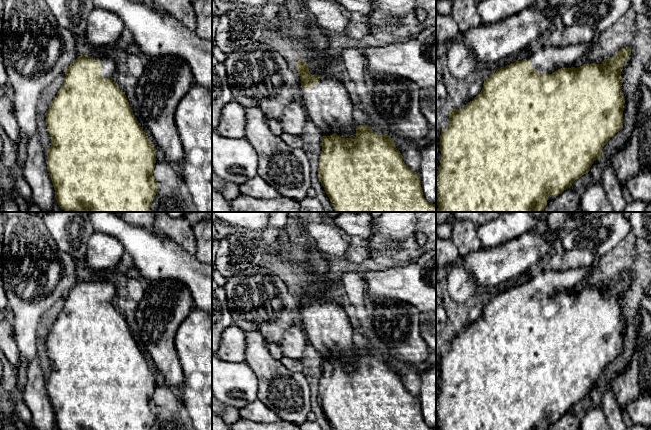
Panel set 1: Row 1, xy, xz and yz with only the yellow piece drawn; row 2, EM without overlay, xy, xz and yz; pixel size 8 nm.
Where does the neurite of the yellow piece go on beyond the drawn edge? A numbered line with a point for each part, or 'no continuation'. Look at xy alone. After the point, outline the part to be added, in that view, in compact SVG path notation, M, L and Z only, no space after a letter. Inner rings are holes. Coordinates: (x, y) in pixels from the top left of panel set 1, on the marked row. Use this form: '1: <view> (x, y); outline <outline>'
1: xy (109, 67); outline M110 57L95 58L96 61L100 61L102 64L102 77L112 78L112 75L117 71L115 61Z

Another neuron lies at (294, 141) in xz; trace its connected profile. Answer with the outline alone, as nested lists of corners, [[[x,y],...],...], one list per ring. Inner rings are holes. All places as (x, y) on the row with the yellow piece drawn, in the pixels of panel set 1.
[[[283,132],[280,135],[280,137],[284,142],[289,144],[291,147],[301,149],[303,146],[303,141],[302,141],[302,138],[300,136],[295,136],[293,134],[288,134],[286,132]]]

